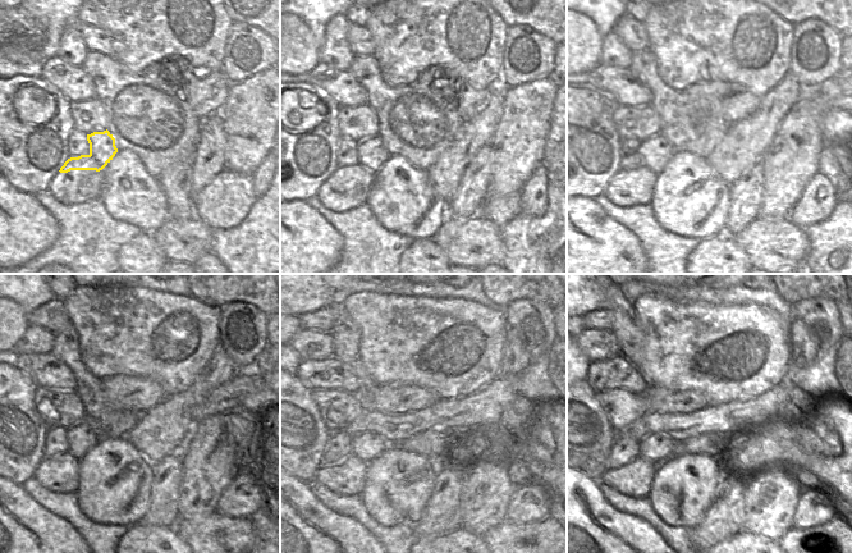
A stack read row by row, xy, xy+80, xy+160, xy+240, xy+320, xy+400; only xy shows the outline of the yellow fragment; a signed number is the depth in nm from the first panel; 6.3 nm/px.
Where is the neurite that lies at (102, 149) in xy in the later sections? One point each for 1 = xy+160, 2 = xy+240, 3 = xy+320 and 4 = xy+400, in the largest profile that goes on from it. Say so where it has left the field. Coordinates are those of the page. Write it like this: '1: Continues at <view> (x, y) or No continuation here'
1: Continues at xy+160 (656, 151)
2: Continues at xy+240 (81, 438)
3: Continues at xy+320 (367, 446)
4: Continues at xy+400 (656, 448).

